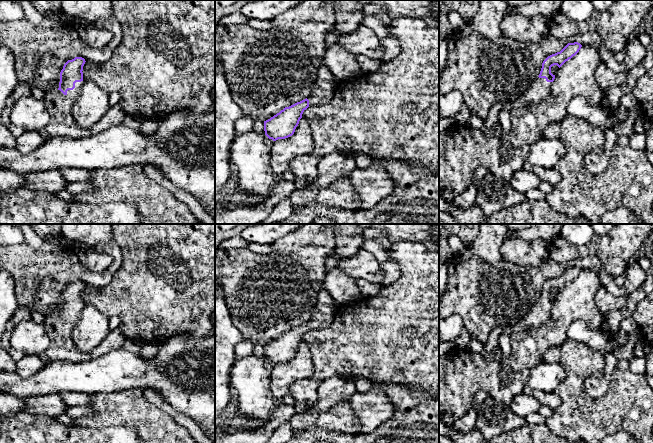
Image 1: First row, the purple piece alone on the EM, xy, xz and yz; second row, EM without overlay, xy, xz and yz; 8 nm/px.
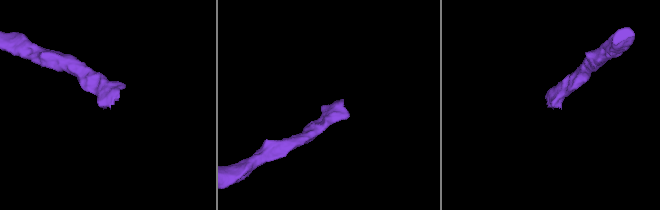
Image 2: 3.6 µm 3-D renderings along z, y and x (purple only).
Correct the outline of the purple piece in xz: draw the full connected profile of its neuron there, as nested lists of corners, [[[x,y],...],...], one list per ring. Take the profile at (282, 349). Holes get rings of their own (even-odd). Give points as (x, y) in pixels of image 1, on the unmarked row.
[[[321,286],[314,313],[310,319],[264,345],[265,359],[276,365],[292,360],[302,342],[303,336],[308,331],[322,330],[331,325],[339,305],[331,295]]]

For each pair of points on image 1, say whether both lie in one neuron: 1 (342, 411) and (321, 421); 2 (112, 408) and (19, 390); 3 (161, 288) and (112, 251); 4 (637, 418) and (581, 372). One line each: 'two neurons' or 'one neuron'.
1: one neuron
2: two neurons
3: two neurons
4: one neuron

